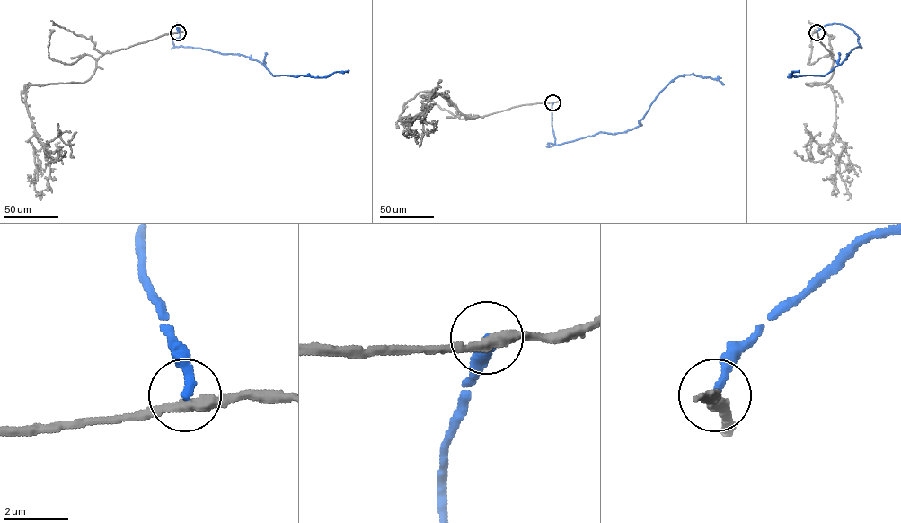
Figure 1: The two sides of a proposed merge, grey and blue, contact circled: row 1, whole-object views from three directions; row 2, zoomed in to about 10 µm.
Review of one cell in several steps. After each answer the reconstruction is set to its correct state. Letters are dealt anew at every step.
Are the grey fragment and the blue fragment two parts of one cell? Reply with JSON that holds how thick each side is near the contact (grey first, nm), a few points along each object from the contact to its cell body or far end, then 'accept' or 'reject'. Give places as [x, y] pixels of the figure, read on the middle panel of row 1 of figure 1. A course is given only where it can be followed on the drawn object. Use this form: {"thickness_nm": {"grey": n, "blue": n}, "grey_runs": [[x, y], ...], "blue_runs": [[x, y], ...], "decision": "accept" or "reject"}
{"thickness_nm": {"grey": 320, "blue": 280}, "grey_runs": [[553, 102], [470, 119], [436, 92], [419, 92], [401, 119], [419, 114], [425, 122], [415, 117], [411, 122]], "blue_runs": [[553, 102], [555, 139], [550, 146], [636, 128], [658, 94], [679, 76], [718, 78], [724, 84]], "decision": "reject"}

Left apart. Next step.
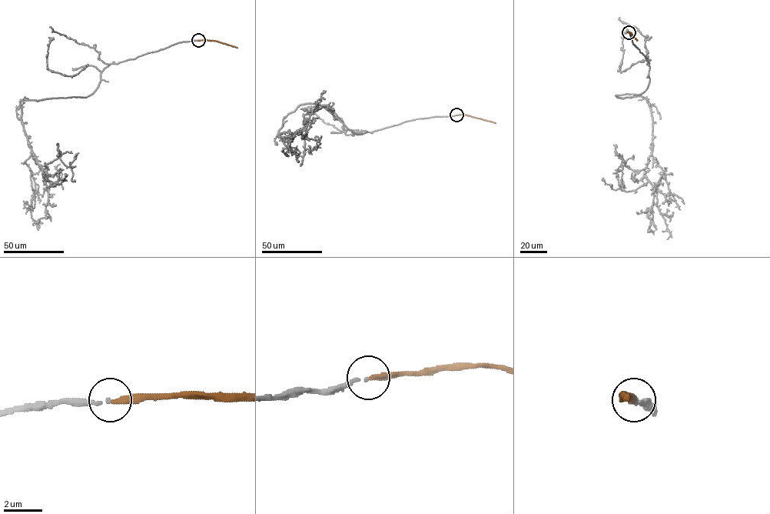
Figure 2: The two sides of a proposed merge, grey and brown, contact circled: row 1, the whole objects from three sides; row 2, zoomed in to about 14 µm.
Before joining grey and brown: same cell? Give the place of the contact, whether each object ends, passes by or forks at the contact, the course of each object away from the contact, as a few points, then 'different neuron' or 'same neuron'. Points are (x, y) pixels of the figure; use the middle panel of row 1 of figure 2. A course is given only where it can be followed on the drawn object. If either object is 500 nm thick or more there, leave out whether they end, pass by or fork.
(456, 115) | grey ends | brown ends | grey via (456, 115), (357, 135), (319, 105), (300, 105), (279, 135), (300, 130), (307, 138), (296, 132), (292, 138) | brown via (456, 115), (465, 114), (496, 122) | same neuron

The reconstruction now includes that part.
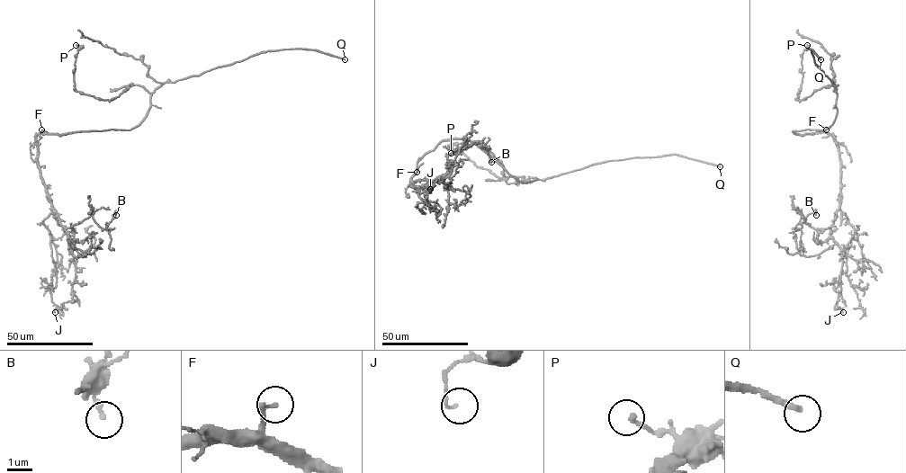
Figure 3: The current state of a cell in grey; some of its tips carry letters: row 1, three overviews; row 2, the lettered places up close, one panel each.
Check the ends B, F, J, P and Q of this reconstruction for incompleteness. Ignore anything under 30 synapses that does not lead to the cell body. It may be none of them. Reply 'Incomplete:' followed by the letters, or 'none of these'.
Incomplete: F, Q

